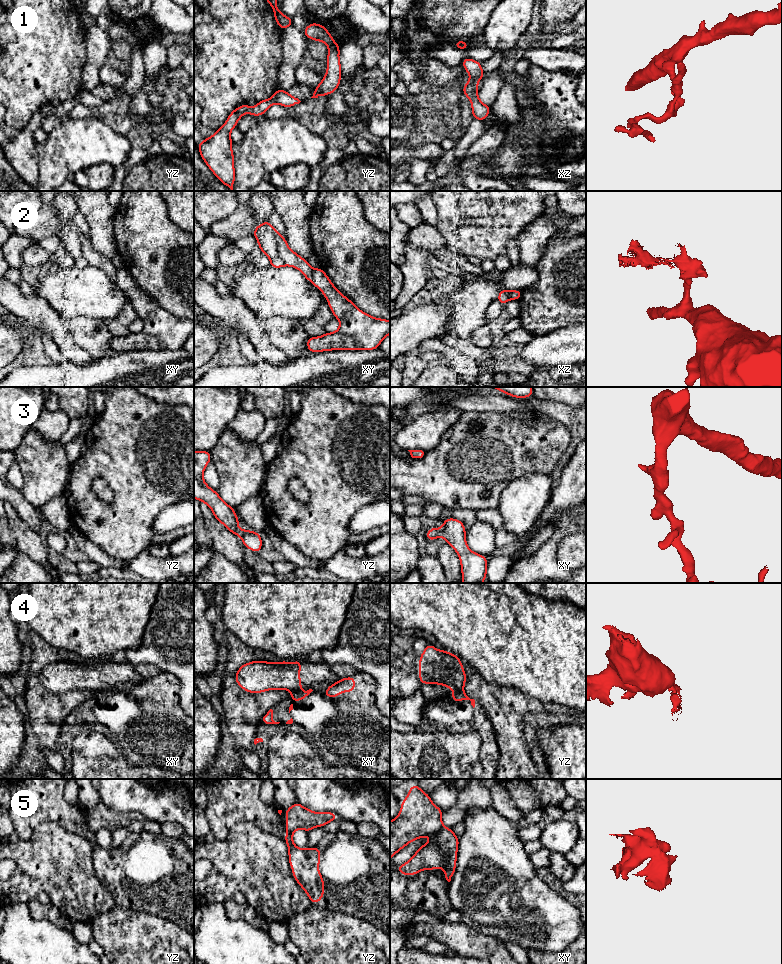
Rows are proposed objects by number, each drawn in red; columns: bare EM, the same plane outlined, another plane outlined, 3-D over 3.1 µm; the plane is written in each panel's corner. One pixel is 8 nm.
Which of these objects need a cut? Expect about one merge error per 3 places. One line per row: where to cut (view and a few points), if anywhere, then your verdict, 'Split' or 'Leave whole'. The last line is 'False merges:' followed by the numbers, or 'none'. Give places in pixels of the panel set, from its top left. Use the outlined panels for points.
1: No split. Leave whole
2: Split along xy (314, 270), (311, 281). Split
3: No split. Leave whole
4: Split along xy (300, 690), (292, 691). Split
5: Split along xy (443, 826), (431, 836). Split
False merges: 2, 4, 5

